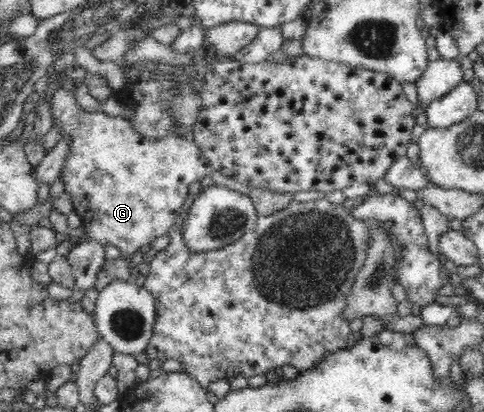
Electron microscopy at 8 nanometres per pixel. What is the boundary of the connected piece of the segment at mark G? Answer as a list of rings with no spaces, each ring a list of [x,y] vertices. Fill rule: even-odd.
[[[59,89],[51,102],[54,103],[54,124],[61,125],[60,134],[72,136],[72,149],[60,176],[65,192],[72,199],[73,210],[82,220],[81,226],[88,241],[117,246],[123,257],[129,258],[141,247],[151,246],[156,238],[168,235],[187,204],[189,184],[202,181],[213,171],[211,163],[194,141],[175,133],[163,138],[147,138],[135,130],[128,119],[80,109],[71,90]]]

